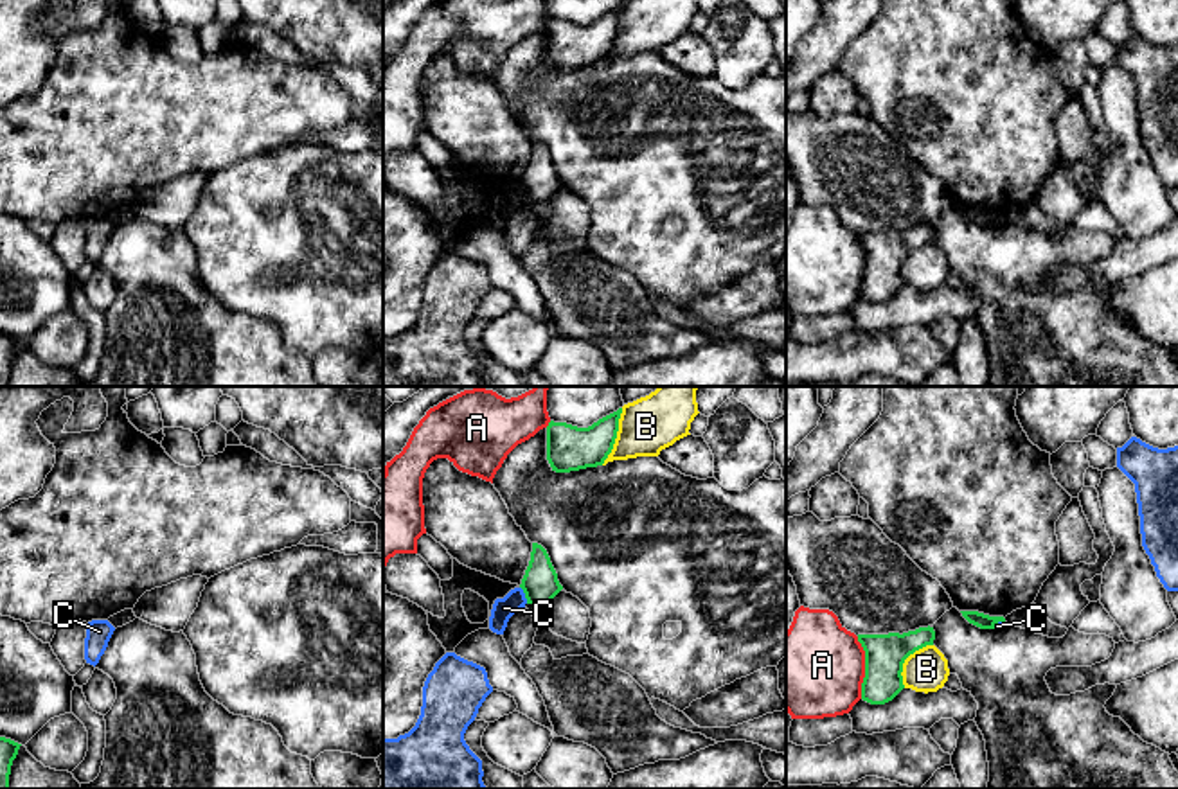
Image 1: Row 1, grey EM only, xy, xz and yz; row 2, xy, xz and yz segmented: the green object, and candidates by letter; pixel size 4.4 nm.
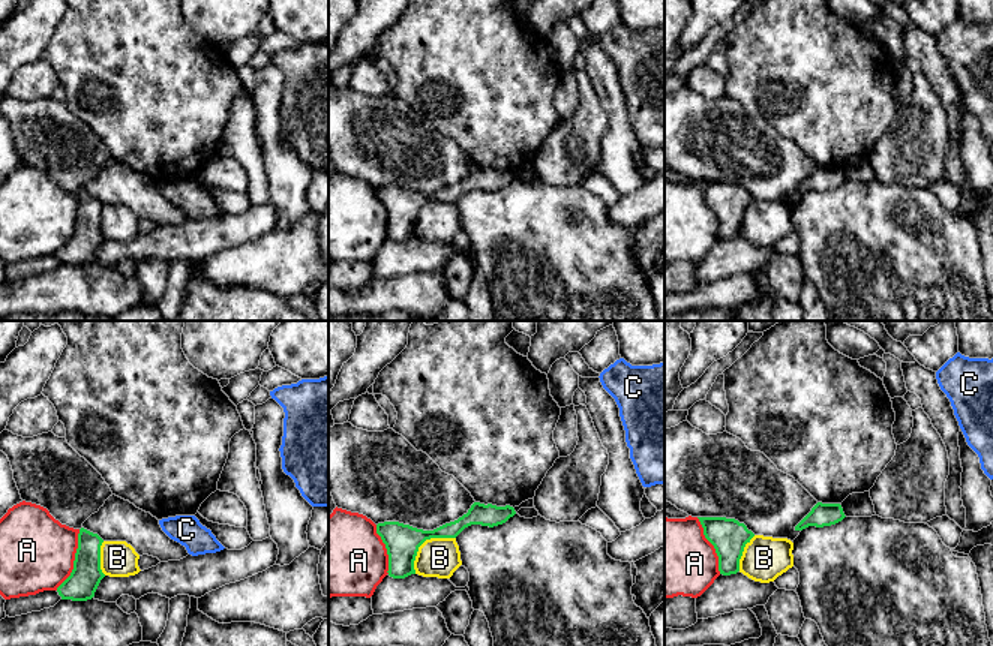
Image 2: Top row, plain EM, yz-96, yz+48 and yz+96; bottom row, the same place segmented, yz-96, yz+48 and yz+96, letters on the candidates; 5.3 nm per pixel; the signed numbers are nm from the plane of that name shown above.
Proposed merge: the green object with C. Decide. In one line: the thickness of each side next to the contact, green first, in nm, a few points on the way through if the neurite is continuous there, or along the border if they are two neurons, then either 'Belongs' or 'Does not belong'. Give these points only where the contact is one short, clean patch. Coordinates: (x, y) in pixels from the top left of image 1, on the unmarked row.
Thickness 160 nm (green) against 100 nm. Boundary: xz (520, 184), (527, 200). Does not belong

